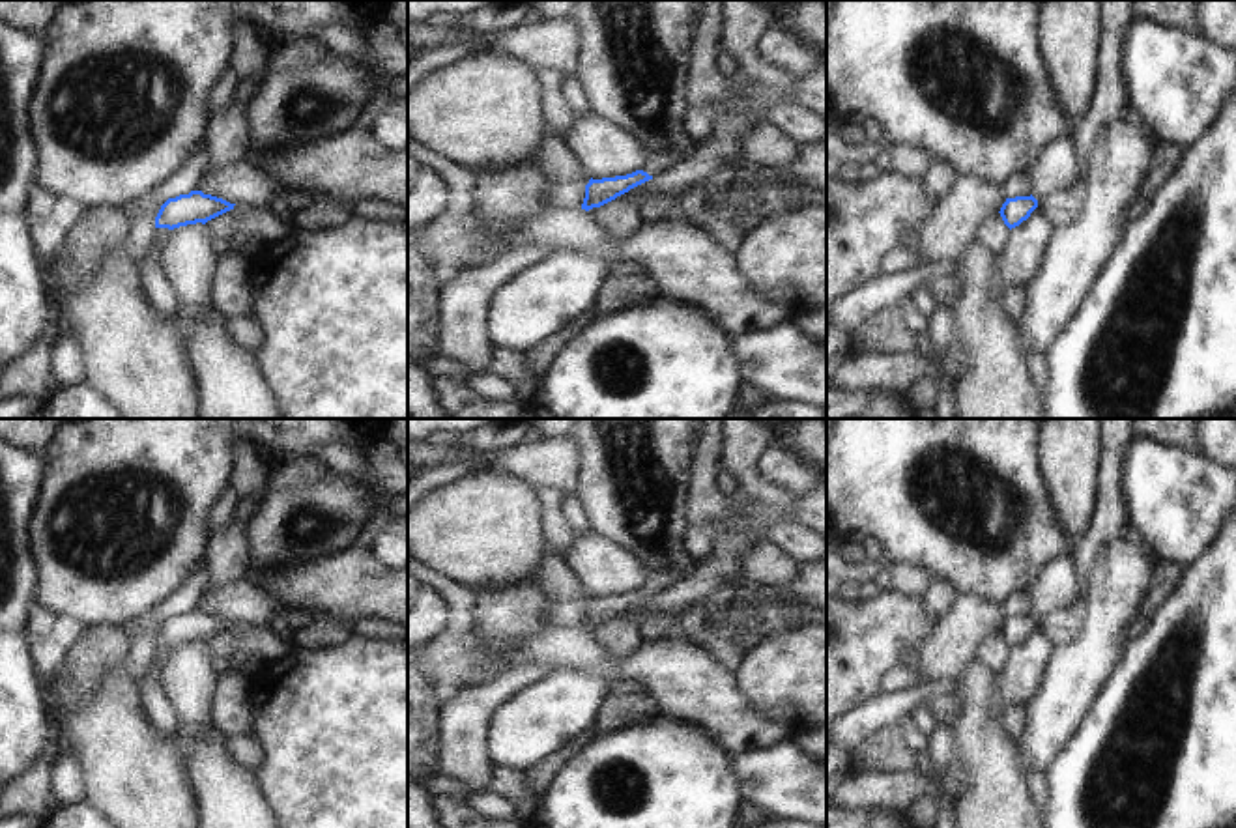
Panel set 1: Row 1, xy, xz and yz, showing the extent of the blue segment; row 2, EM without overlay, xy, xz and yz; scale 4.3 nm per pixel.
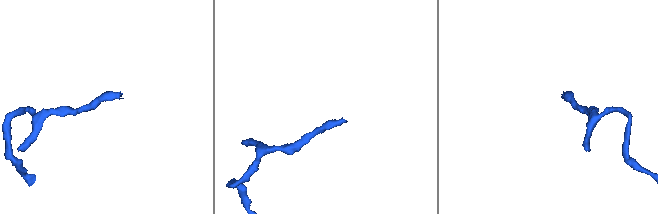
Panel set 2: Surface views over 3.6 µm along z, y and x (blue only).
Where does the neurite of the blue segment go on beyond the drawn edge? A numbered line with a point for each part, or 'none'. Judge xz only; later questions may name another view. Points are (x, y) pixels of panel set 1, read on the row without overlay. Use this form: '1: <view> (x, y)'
1: xz (657, 582)

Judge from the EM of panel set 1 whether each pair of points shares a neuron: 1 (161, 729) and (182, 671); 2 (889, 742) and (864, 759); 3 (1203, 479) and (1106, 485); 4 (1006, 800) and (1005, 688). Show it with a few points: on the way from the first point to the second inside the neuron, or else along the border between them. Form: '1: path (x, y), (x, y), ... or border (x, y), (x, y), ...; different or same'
1: border (161, 662), (161, 690), (174, 713), (176, 733); different
2: path (883, 748), (870, 759); same
3: border (1132, 440), (1122, 455), (1122, 503), (1128, 524); different
4: border (995, 673), (993, 714), (999, 722); different

